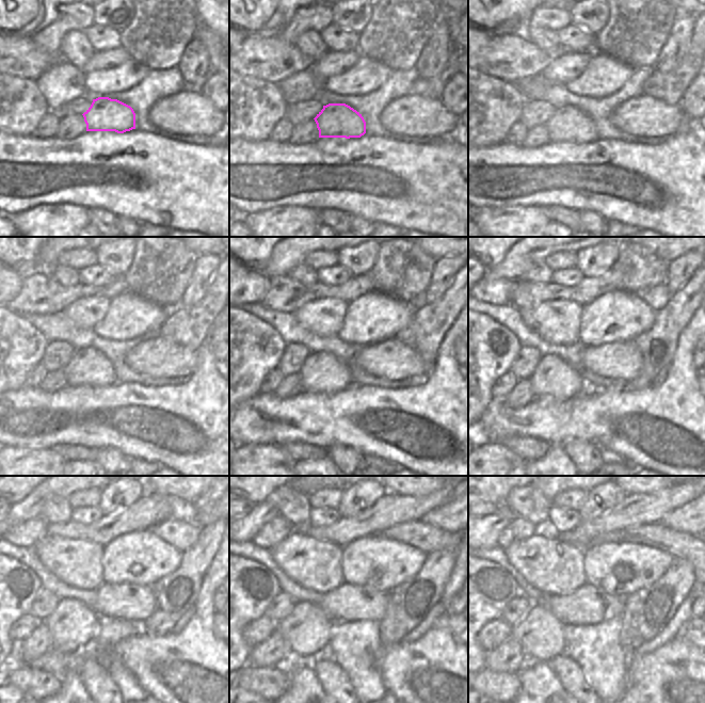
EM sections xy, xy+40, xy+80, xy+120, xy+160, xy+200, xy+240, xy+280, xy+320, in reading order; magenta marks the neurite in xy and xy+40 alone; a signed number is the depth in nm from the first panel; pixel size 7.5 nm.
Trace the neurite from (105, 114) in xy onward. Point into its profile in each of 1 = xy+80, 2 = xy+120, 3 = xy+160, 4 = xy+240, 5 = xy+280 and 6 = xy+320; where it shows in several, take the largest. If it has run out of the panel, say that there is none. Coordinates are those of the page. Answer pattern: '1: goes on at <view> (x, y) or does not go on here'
1: goes on at xy+80 (569, 124)
2: goes on at xy+120 (89, 366)
3: goes on at xy+160 (322, 372)
4: goes on at xy+240 (74, 625)
5: goes on at xy+280 (307, 629)
6: goes on at xy+320 (541, 635)

